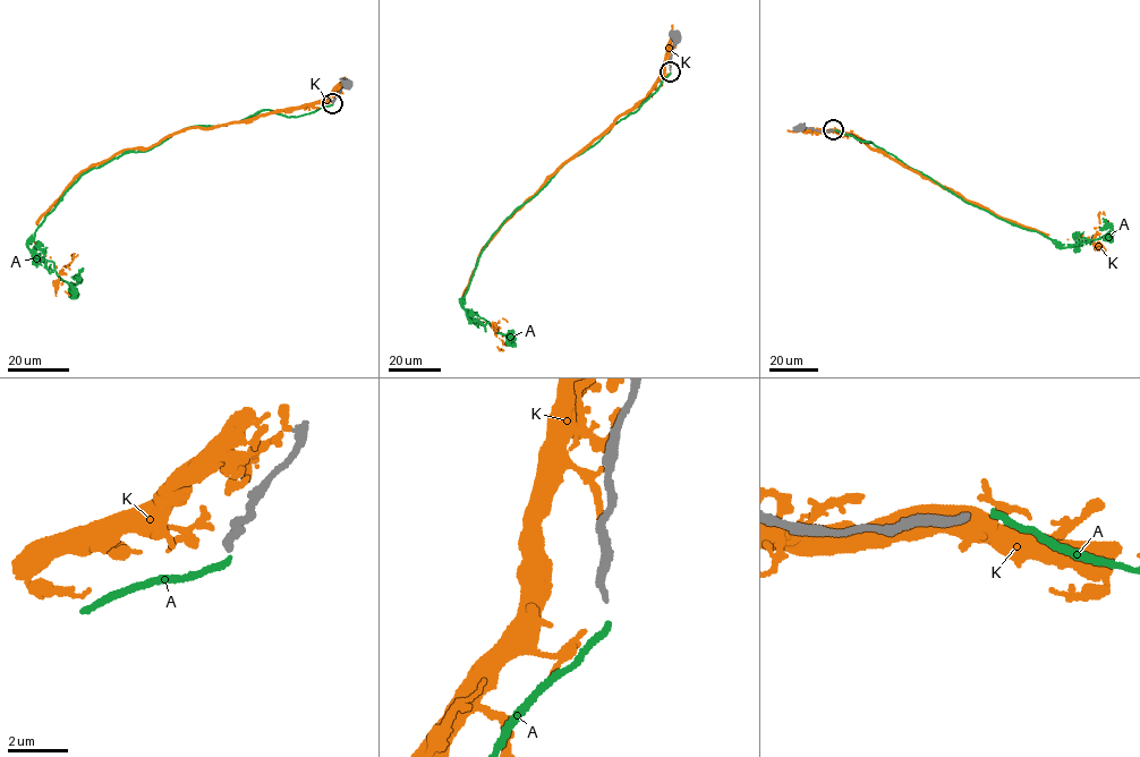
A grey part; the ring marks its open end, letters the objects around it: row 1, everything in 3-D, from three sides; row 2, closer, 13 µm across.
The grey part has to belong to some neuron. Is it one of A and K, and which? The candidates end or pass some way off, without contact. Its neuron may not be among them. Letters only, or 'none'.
A

